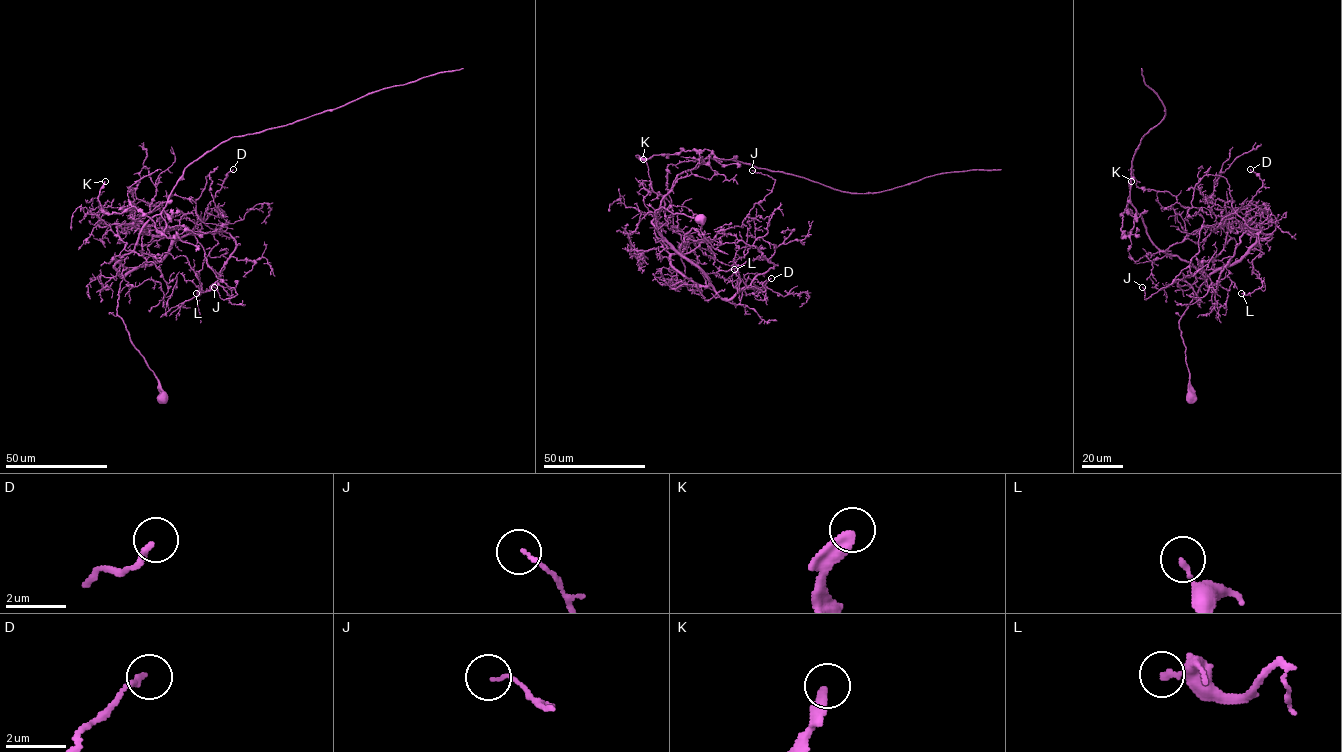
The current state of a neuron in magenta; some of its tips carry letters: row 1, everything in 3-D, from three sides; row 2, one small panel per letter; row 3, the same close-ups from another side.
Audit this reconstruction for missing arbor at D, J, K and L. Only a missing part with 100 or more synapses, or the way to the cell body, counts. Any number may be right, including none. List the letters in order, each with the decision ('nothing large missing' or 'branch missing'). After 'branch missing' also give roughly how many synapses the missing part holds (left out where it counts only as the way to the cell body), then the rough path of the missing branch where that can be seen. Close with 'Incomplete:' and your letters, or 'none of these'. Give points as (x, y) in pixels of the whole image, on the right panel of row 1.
D: nothing large missing
J: nothing large missing
K: nothing large missing
L: nothing large missing
Incomplete: none of these

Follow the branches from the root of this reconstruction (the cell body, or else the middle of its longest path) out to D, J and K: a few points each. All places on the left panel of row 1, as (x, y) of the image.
D: (162, 398), (159, 379), (117, 314), (120, 283), (133, 270), (160, 260), (204, 219), (233, 169)
J: (162, 398), (117, 308), (122, 279), (159, 261), (170, 239), (132, 225), (187, 228), (237, 294), (214, 287)
K: (162, 398), (117, 314), (114, 266), (151, 218), (166, 224), (161, 235), (132, 206), (106, 213), (105, 181)

